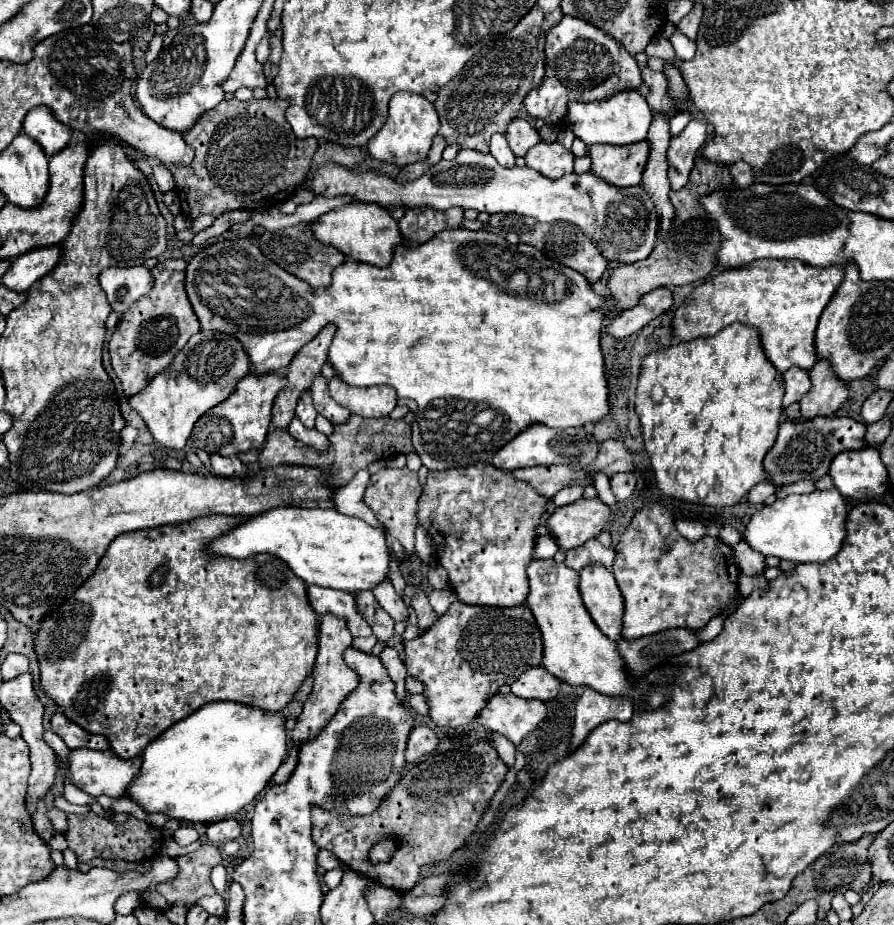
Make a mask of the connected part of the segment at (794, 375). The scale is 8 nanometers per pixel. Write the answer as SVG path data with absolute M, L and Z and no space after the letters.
M790 367L788 371L784 371L784 381L786 381L784 407L788 407L790 403L800 401L808 393L808 389L812 387L808 371L804 371L800 367Z

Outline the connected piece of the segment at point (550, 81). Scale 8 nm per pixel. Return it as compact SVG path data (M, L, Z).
M564 15L562 21L556 27L552 27L546 35L546 75L544 75L540 87L532 89L526 95L524 105L532 117L544 119L544 123L548 123L548 125L562 125L564 111L568 109L568 103L572 99L596 101L596 99L608 97L622 89L638 89L640 83L642 83L642 75L640 75L636 59L628 51L624 51L624 47L618 41L614 41L610 35L606 35L604 31L600 31L598 27L594 27L582 19Z

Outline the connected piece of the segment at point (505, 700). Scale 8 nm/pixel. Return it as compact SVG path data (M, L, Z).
M498 693L486 703L484 711L480 711L478 721L490 731L510 739L514 745L520 745L520 741L538 727L546 713L542 701Z

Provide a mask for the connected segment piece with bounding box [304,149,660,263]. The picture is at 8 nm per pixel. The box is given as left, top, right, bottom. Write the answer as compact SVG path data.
M462 149L458 151L456 159L452 161L440 161L434 165L424 177L412 181L412 183L396 183L394 179L378 173L378 171L344 171L344 167L328 163L318 169L318 173L304 183L304 187L312 189L316 195L322 197L338 197L338 195L350 195L356 201L364 203L378 203L382 207L396 207L396 205L406 205L406 207L434 207L440 211L446 211L448 207L462 207L462 209L476 209L476 211L486 211L486 213L516 213L516 215L526 215L536 221L568 221L576 223L592 241L604 251L604 257L610 263L634 263L640 259L646 259L654 245L656 245L656 231L660 229L660 215L654 209L654 201L648 199L648 193L644 191L642 185L632 185L632 187L616 187L606 183L604 179L596 177L594 173L568 173L558 179L546 179L538 171L532 171L530 167L500 167L492 155L476 153L472 149Z

